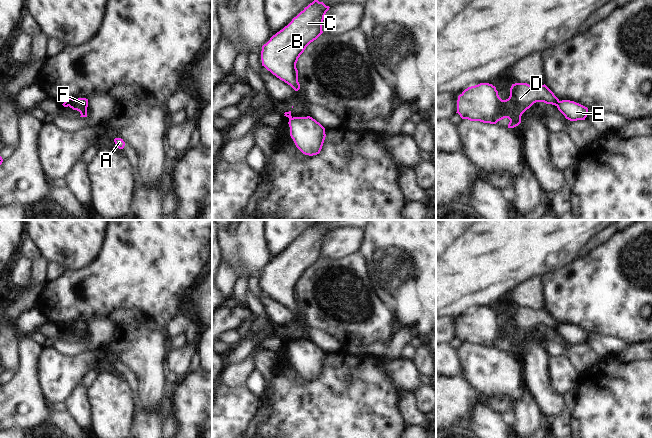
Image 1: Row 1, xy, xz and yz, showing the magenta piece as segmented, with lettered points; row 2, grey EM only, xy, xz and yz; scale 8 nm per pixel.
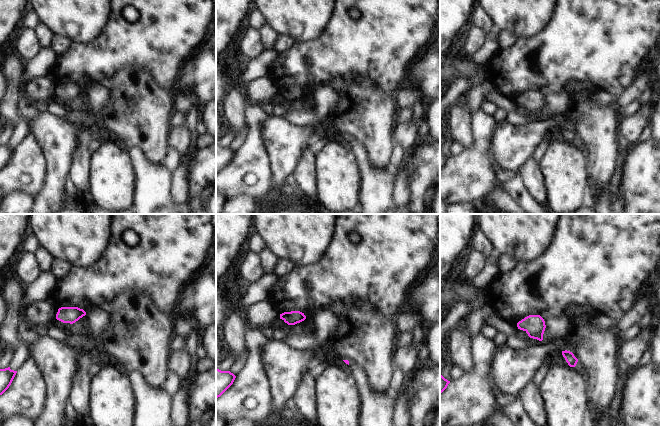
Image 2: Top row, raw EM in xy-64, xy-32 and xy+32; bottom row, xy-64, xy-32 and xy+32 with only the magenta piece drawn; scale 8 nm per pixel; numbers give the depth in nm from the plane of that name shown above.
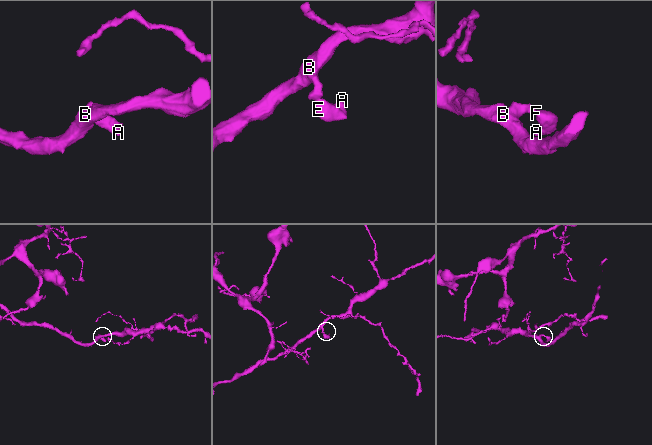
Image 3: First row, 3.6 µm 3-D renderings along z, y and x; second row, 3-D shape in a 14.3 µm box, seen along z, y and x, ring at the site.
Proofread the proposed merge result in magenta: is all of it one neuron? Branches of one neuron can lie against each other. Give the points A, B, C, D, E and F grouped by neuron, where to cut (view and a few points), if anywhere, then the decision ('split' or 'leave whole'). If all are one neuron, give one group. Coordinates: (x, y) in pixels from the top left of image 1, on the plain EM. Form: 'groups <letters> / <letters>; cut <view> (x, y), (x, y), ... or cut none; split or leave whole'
groups A E F / B C D; cut xy (75, 323), (69, 330); split

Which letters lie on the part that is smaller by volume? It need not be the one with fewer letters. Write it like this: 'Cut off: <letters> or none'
Cut off: A, E, F

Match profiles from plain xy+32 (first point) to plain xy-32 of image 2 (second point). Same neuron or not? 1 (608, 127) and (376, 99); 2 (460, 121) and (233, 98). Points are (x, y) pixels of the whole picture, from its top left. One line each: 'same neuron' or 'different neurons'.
1: same neuron
2: same neuron

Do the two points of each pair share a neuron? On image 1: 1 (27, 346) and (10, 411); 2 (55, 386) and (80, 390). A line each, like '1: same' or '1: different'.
1: same
2: different

